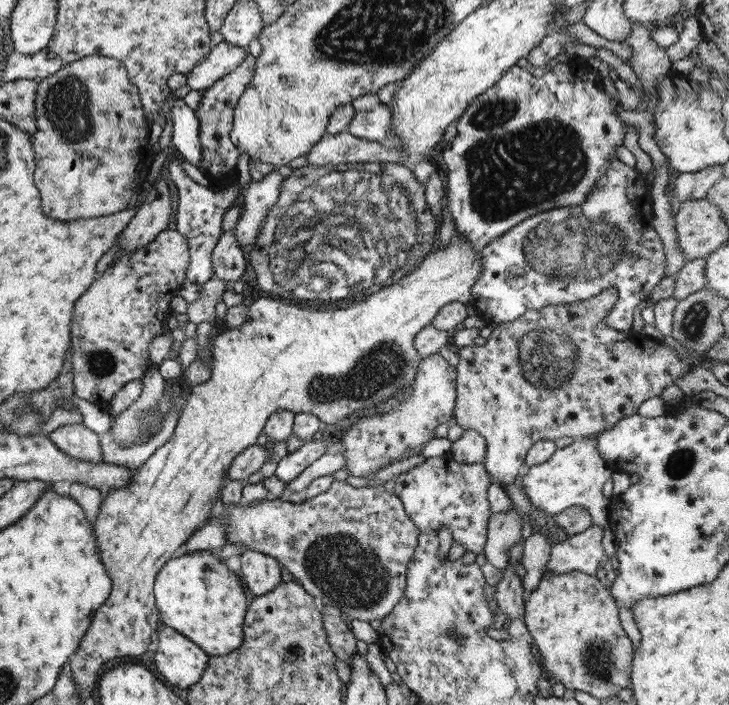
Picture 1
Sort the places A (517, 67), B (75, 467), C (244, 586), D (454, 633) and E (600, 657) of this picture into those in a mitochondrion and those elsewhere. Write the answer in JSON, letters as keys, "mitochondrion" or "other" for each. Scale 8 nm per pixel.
{"A":"other","B":"other","C":"other","D":"mitochondrion","E":"mitochondrion"}

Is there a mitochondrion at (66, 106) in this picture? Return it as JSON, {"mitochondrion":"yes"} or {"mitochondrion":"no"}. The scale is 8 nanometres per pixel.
{"mitochondrion":"yes"}

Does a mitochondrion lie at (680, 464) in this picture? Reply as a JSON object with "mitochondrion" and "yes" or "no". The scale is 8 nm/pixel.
{"mitochondrion":"yes"}

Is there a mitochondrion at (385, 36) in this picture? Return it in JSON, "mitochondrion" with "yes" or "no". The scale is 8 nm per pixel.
{"mitochondrion":"yes"}

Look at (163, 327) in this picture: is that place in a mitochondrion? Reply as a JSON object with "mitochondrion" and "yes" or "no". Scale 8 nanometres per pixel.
{"mitochondrion":"no"}

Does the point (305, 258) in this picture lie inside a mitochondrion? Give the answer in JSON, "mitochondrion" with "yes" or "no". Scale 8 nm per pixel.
{"mitochondrion":"yes"}

